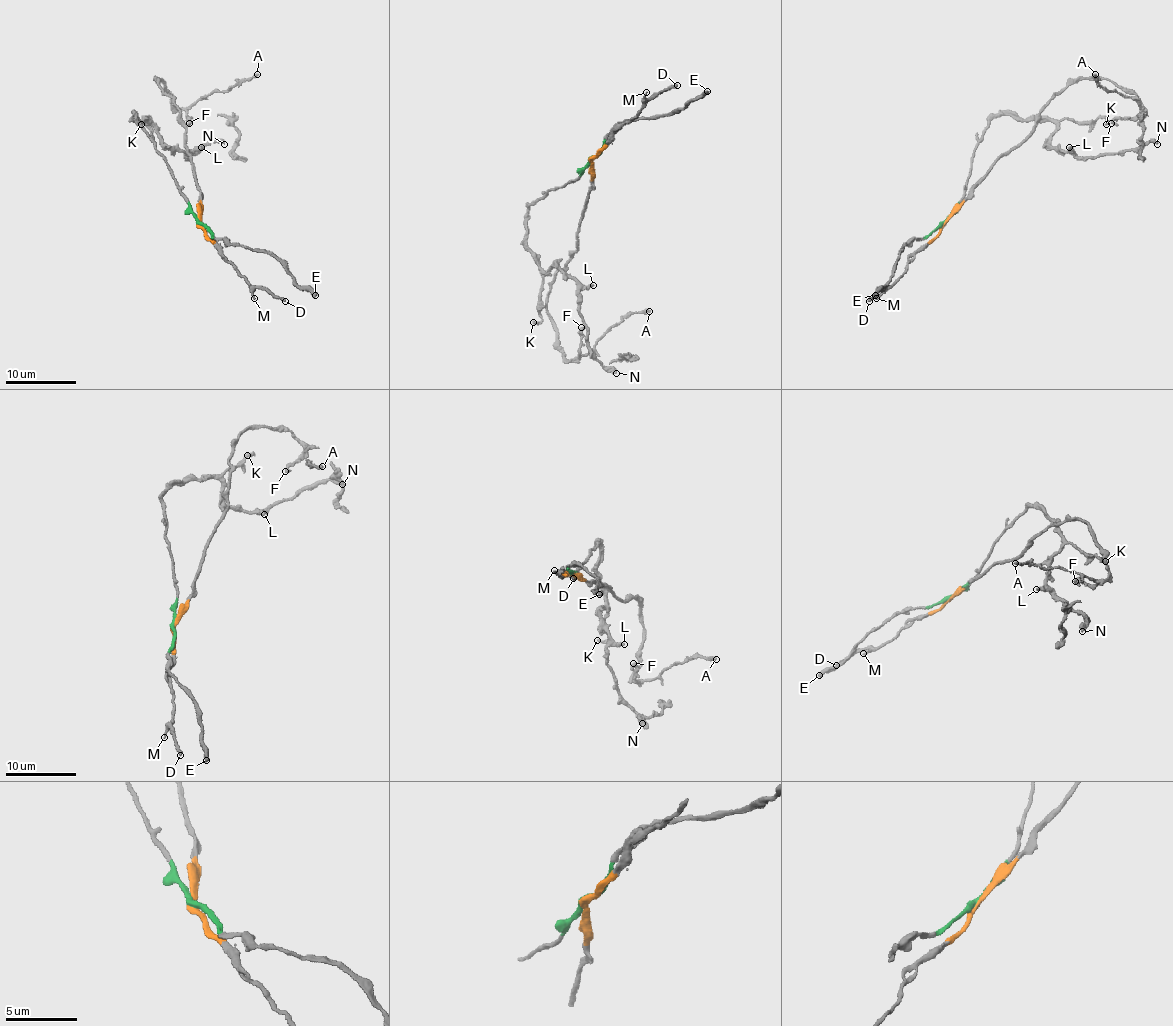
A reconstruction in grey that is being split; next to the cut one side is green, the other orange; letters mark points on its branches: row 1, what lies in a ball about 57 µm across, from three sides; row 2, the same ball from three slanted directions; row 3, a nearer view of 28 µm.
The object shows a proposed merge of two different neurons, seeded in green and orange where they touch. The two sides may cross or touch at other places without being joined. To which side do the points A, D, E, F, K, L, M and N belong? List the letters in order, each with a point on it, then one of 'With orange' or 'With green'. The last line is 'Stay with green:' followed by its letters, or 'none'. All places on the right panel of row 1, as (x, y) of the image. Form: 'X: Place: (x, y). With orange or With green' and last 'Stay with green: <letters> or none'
A: Place: (1095, 74). With orange
D: Place: (869, 301). With orange
E: Place: (875, 295). With green
F: Place: (1111, 123). With orange
K: Place: (1106, 124). With green
L: Place: (1069, 147). With green
M: Place: (876, 298). With orange
N: Place: (1157, 144). With green
Stay with green: E, K, L, N

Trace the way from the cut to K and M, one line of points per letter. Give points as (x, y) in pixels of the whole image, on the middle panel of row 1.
K: (592, 160), (573, 181), (557, 186), (527, 209), (527, 249), (534, 256), (543, 279), (541, 319), (532, 321)
M: (592, 160), (608, 137), (638, 112), (646, 91)

